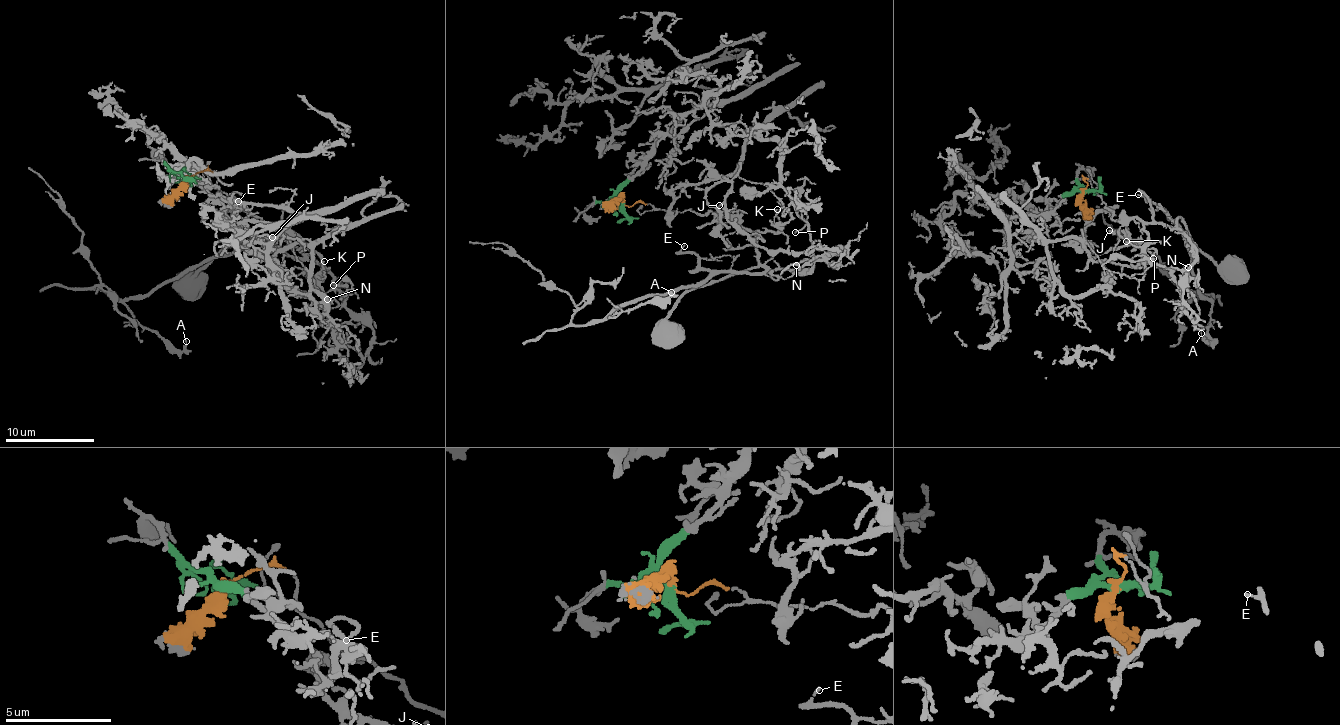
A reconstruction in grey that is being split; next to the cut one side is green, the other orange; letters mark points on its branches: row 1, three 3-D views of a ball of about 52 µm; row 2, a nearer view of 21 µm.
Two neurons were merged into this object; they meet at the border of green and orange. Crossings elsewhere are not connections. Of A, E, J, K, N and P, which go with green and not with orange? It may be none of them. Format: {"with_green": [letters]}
{"with_green": ["J"]}

